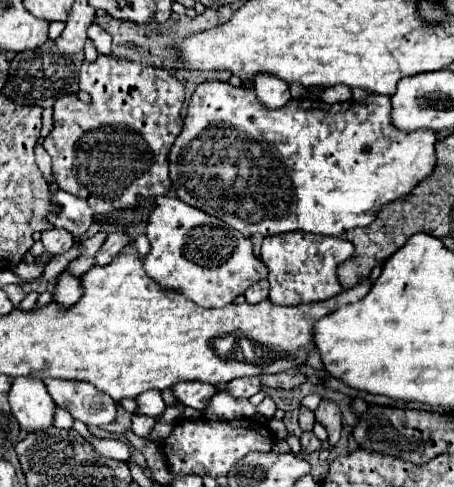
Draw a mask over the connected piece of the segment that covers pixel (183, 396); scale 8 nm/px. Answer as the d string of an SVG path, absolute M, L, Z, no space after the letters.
M200 381L178 383L178 387L174 387L172 391L178 401L182 401L184 405L198 409L198 411L204 411L210 405L210 399L214 397L214 393L218 393L218 389L214 385L200 383Z

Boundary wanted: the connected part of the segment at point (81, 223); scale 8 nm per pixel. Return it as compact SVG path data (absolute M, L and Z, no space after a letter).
M58 191L56 195L52 195L52 203L58 205L60 211L50 213L48 221L54 227L68 229L74 237L82 237L94 221L94 213L90 211L88 203L66 191Z

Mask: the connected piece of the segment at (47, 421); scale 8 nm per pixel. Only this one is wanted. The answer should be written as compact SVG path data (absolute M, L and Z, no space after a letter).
M14 379L8 401L22 431L34 433L54 425L54 411L58 405L42 381Z

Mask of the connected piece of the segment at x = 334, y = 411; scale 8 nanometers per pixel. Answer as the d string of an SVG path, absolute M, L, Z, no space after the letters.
M320 401L314 415L316 415L316 421L326 427L330 445L336 445L340 439L340 419L342 419L340 409L332 401Z

